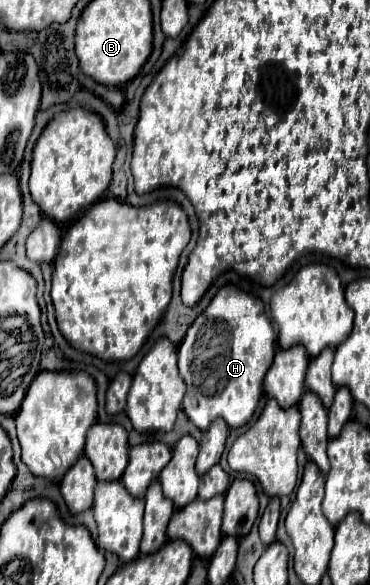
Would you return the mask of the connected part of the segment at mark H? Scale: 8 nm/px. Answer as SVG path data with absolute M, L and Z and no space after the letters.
M231 283L223 285L217 291L217 295L211 299L207 309L187 329L185 339L179 345L179 353L177 353L179 355L179 373L187 385L187 393L183 399L183 411L187 413L187 417L201 431L207 431L211 421L217 417L225 419L229 427L245 425L257 409L259 397L263 393L263 377L273 361L275 349L277 349L275 333L273 333L269 317L265 315L263 301L251 293L237 289Z

